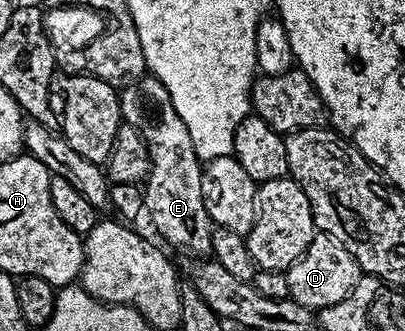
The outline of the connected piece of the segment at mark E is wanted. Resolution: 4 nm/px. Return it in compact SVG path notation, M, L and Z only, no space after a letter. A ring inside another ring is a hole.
M145 73L132 85L120 88L121 118L145 138L149 150L149 173L143 180L144 214L153 227L173 247L182 247L193 257L205 257L211 252L213 218L203 205L201 188L202 160L197 158L191 135L171 105L165 86L154 75Z

